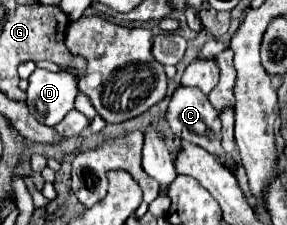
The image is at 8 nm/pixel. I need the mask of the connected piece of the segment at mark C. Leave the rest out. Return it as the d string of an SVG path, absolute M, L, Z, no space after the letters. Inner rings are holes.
M177 88L175 94L171 96L171 102L169 102L169 110L167 110L167 122L171 126L171 130L181 138L181 140L187 140L187 142L193 142L201 148L205 148L207 152L215 154L219 158L219 162L223 166L227 166L233 174L233 166L229 164L227 156L225 156L225 150L221 148L221 120L219 120L219 112L211 106L209 98L199 90L199 88Z

